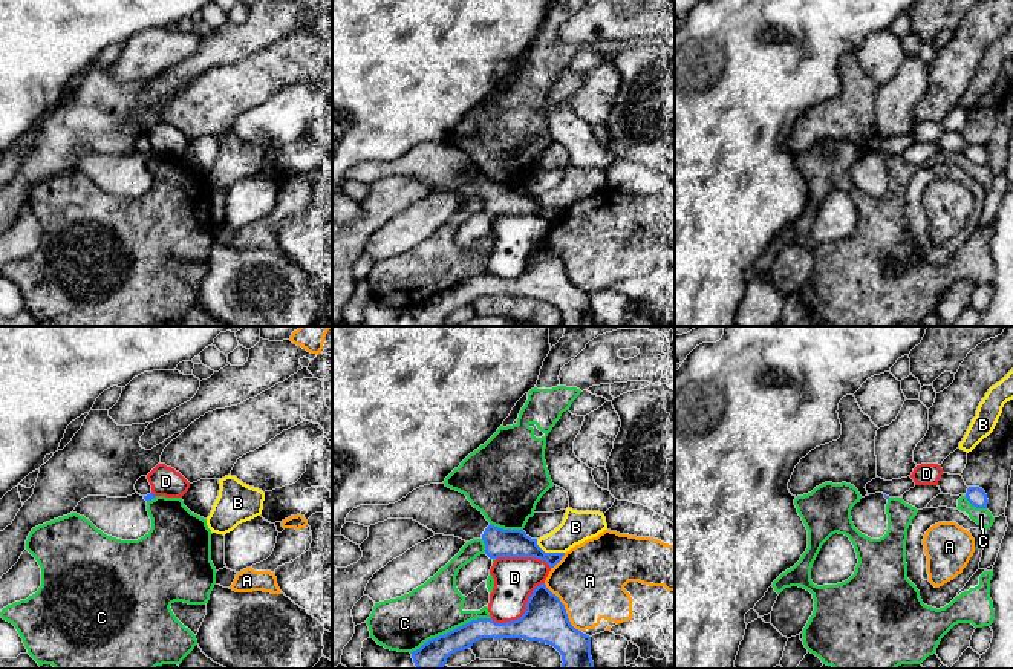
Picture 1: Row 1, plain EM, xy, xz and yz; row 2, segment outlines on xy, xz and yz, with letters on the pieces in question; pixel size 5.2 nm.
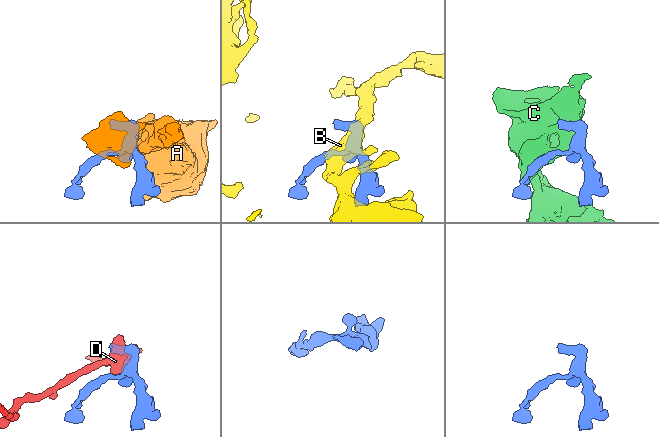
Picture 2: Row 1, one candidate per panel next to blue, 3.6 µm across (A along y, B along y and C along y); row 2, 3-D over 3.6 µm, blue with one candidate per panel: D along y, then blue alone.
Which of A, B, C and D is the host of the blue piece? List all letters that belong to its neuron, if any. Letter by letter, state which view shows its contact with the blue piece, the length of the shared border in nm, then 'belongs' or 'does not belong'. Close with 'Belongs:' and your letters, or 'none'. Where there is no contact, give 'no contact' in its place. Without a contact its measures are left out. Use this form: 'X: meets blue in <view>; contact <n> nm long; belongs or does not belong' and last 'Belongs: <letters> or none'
A: meets blue in xz; contact 320 nm long; does not belong
B: meets blue in xz; contact 170 nm long; does not belong
C: meets blue in xz; contact 460 nm long; does not belong
D: meets blue in xz; contact 340 nm long; does not belong
Belongs: none

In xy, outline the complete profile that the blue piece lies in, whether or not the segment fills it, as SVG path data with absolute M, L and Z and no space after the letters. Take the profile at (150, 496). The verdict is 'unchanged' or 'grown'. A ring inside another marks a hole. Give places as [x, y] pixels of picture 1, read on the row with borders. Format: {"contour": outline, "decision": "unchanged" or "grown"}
{"contour": "M135 493L127 498L87 496L72 513L84 516L107 536L138 540L151 528L147 502L155 498L153 493L147 496Z", "decision": "grown"}

